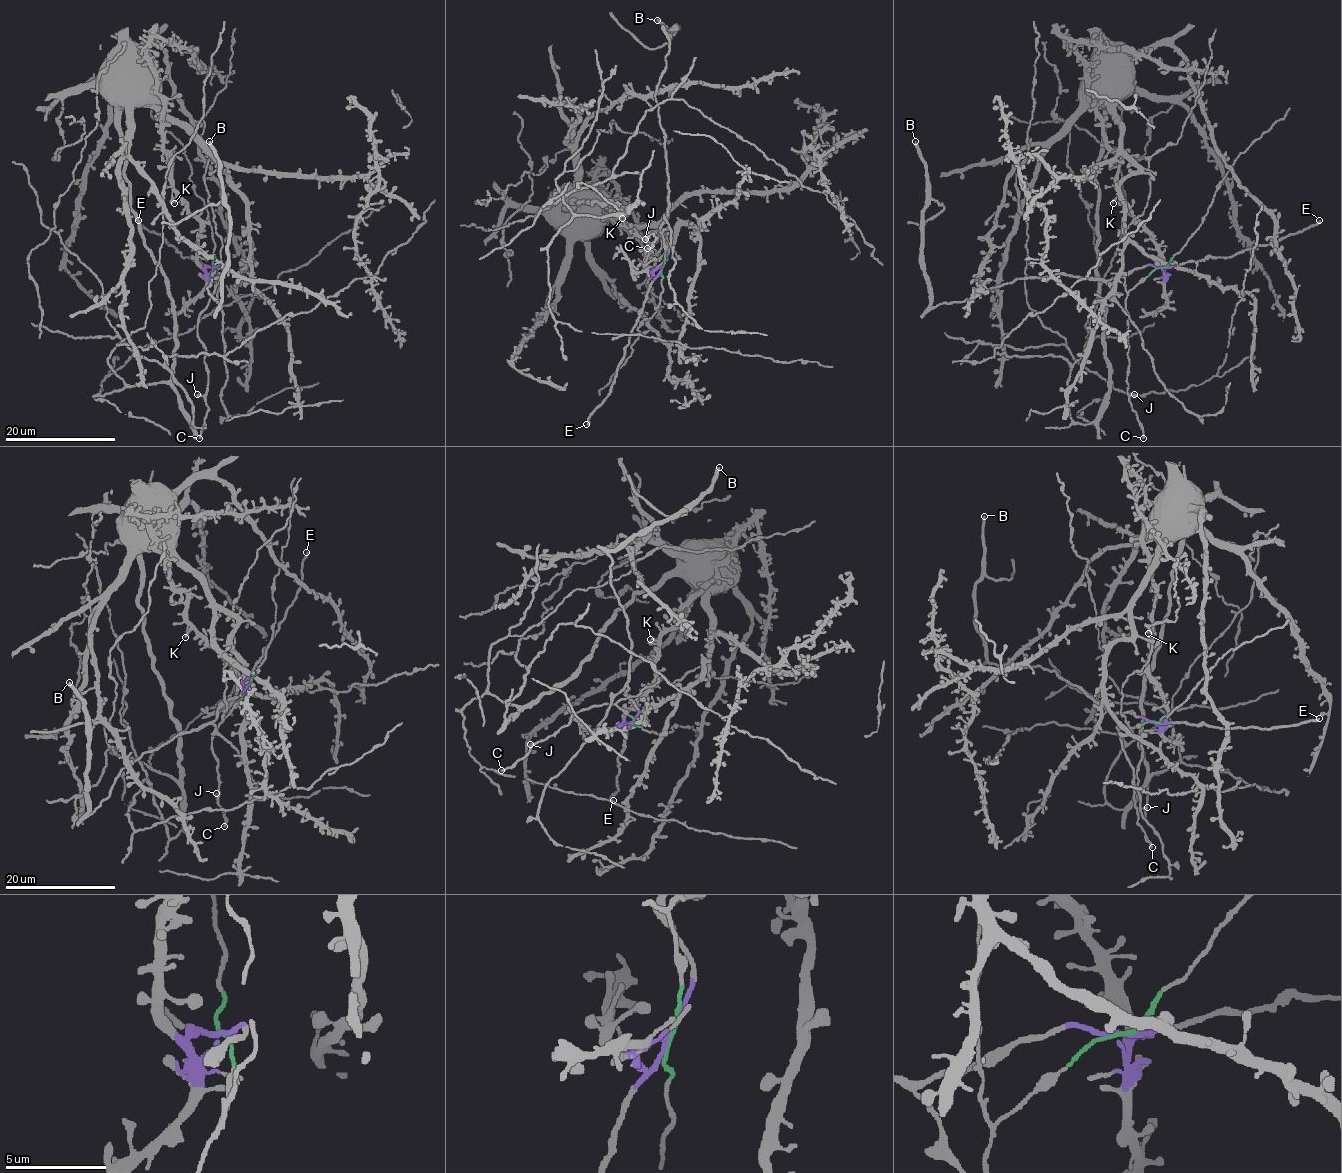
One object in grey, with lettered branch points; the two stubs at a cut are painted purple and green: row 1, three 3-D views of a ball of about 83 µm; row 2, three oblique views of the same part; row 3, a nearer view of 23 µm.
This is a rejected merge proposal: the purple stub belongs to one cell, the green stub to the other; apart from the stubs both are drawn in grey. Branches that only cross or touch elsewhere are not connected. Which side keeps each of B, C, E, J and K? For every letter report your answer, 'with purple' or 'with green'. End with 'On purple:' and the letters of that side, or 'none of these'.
B: with purple
C: with green
E: with purple
J: with green
K: with purple
On purple: B, E, K

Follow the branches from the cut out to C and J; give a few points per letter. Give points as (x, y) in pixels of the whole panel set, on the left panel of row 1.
C: (214, 267), (217, 281), (198, 322), (198, 338), (205, 349), (203, 361), (207, 372), (207, 411), (199, 437)
J: (214, 267), (217, 281), (198, 322), (198, 338), (205, 349), (207, 389), (202, 396), (196, 394)

